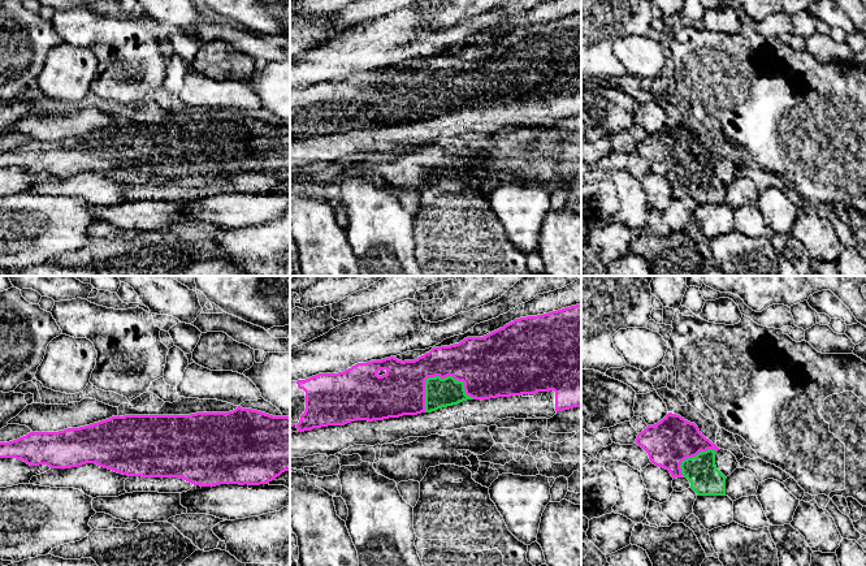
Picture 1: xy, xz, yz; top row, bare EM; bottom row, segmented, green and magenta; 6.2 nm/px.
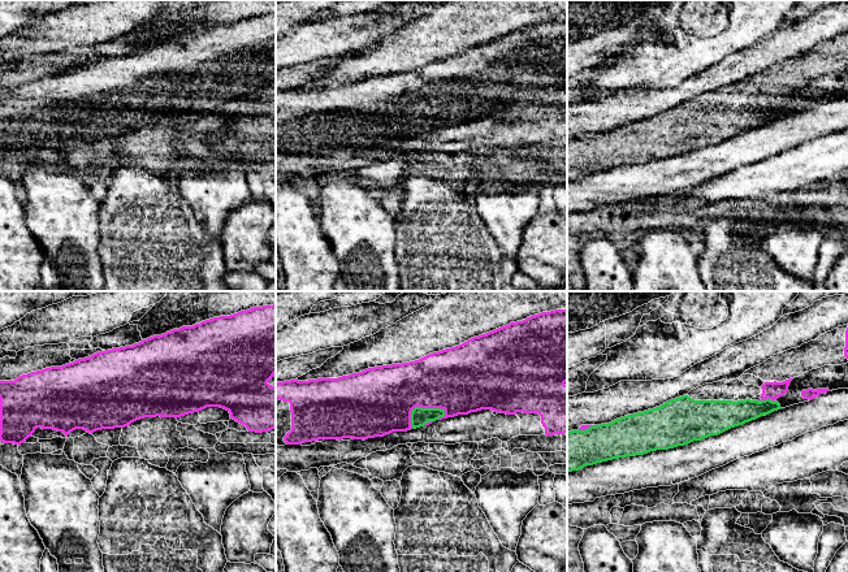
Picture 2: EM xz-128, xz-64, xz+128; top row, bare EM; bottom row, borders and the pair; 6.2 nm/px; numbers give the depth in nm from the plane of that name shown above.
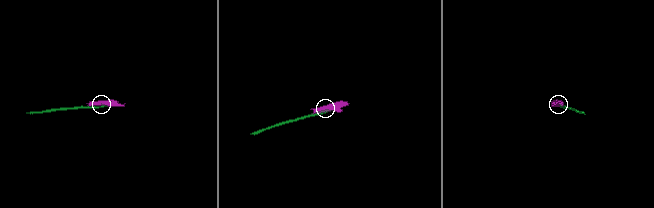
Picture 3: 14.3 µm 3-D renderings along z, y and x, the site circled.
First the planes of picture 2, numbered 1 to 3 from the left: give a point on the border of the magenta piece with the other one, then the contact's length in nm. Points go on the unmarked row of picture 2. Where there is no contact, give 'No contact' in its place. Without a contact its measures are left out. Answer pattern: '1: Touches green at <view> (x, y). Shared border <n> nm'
1: No contact
2: Touches green at xz-64 (419, 116). Shared border 240 nm
3: Touches green at xz+128 (765, 108). Shared border 60 nm

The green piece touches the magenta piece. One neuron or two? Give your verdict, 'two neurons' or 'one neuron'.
one neuron

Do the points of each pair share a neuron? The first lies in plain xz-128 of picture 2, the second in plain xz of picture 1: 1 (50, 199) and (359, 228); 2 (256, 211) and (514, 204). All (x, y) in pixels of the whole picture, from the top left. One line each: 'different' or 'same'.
1: same
2: different

